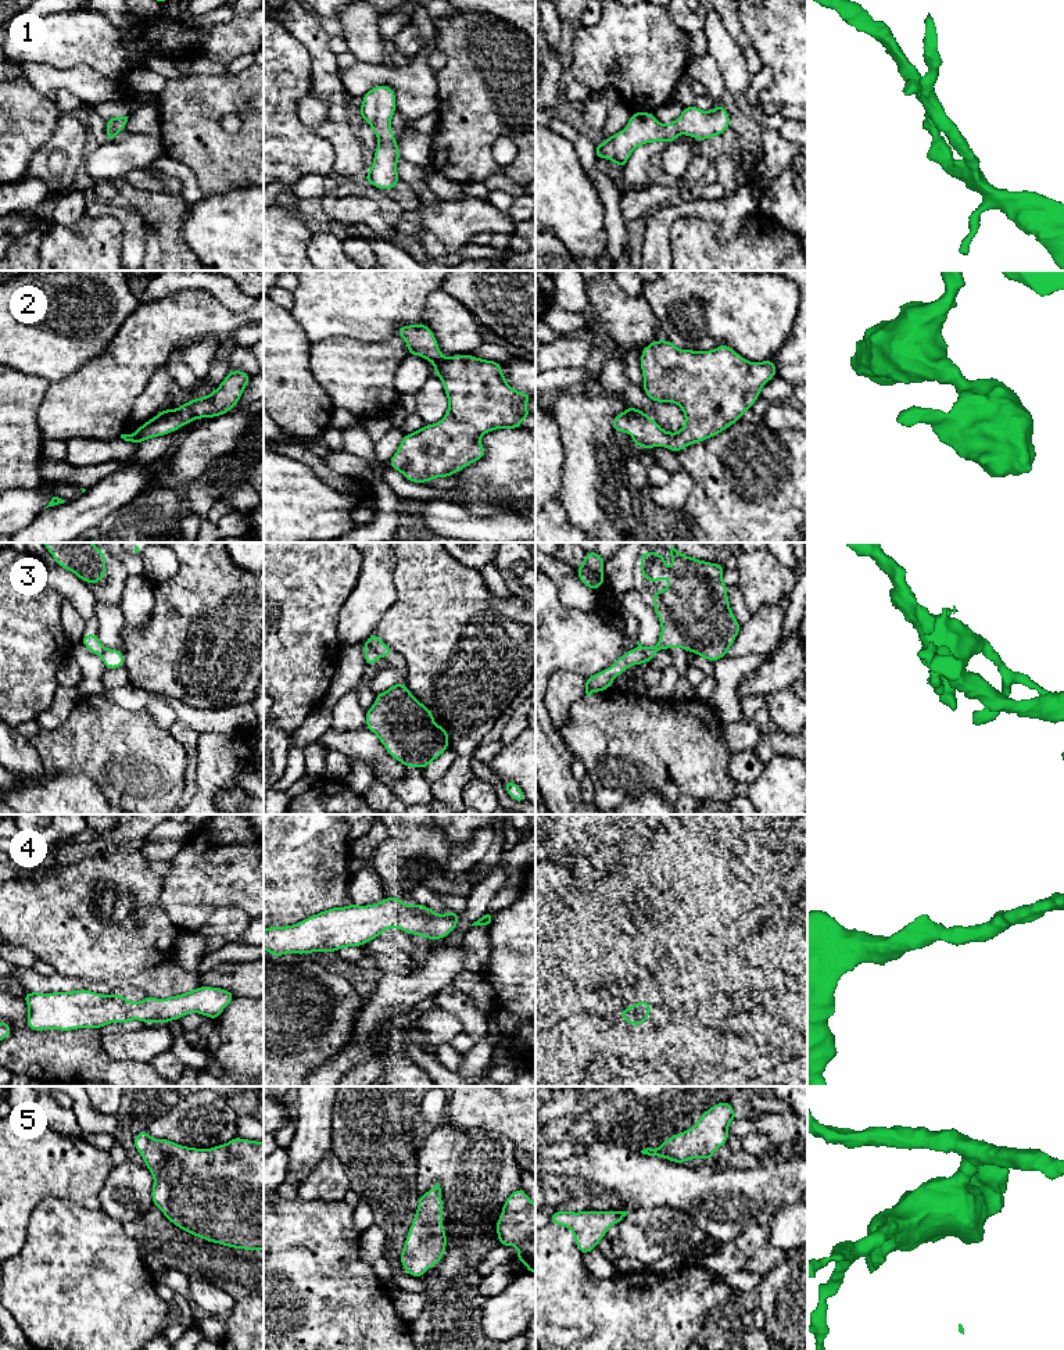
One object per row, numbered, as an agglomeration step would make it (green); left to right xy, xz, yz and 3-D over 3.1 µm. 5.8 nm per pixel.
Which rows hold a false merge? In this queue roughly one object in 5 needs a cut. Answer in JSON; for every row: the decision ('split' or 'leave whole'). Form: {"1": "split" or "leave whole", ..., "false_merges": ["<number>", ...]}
{"1": "leave whole", "2": "leave whole", "3": "split", "4": "leave whole", "5": "leave whole", "false_merges": ["3"]}

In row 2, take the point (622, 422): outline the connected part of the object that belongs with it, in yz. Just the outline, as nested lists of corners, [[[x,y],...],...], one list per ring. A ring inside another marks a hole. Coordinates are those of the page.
[[[669,339],[653,340],[649,345],[641,351],[641,370],[644,376],[644,387],[646,397],[655,402],[674,402],[677,404],[685,416],[685,423],[677,433],[663,430],[652,418],[649,418],[641,409],[627,407],[627,409],[613,418],[613,432],[630,433],[631,440],[637,447],[655,448],[664,447],[673,452],[678,452],[685,447],[705,441],[726,429],[742,418],[746,409],[752,409],[756,400],[760,397],[762,387],[777,376],[775,365],[773,359],[763,362],[749,362],[738,352],[735,352],[727,344],[720,344],[712,351],[694,351],[680,350]]]

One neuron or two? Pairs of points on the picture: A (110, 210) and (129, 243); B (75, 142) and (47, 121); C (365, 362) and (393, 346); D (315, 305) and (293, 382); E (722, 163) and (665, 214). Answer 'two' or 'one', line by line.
A: one
B: two
C: one
D: two
E: two

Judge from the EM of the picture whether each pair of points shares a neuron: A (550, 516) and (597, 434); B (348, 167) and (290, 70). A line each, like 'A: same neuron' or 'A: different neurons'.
A: different neurons
B: different neurons

